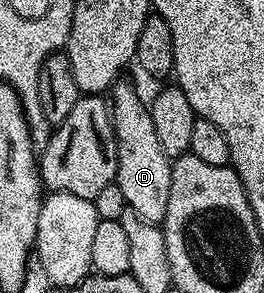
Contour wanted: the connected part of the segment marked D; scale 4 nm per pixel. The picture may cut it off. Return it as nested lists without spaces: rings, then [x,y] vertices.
[[[117,81],[110,90],[112,126],[118,151],[114,184],[122,191],[128,208],[138,211],[138,215],[142,215],[142,219],[148,223],[163,226],[166,206],[170,204],[172,161],[158,139],[158,131],[154,129],[151,108],[140,98],[139,91],[134,86],[127,85],[126,81]]]

